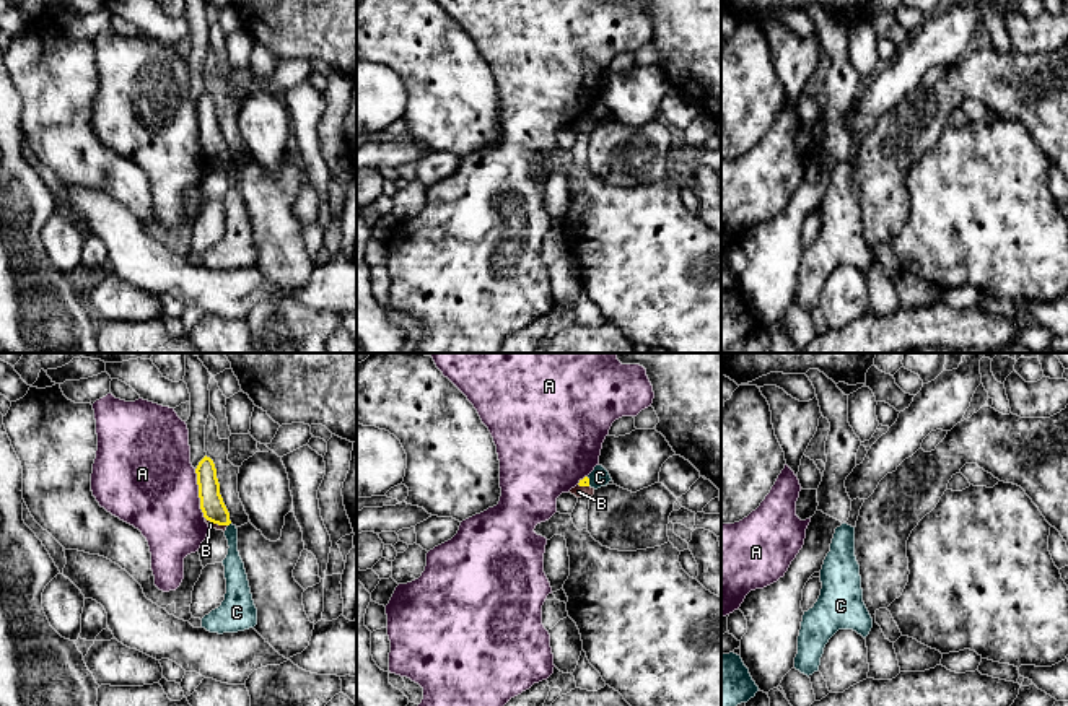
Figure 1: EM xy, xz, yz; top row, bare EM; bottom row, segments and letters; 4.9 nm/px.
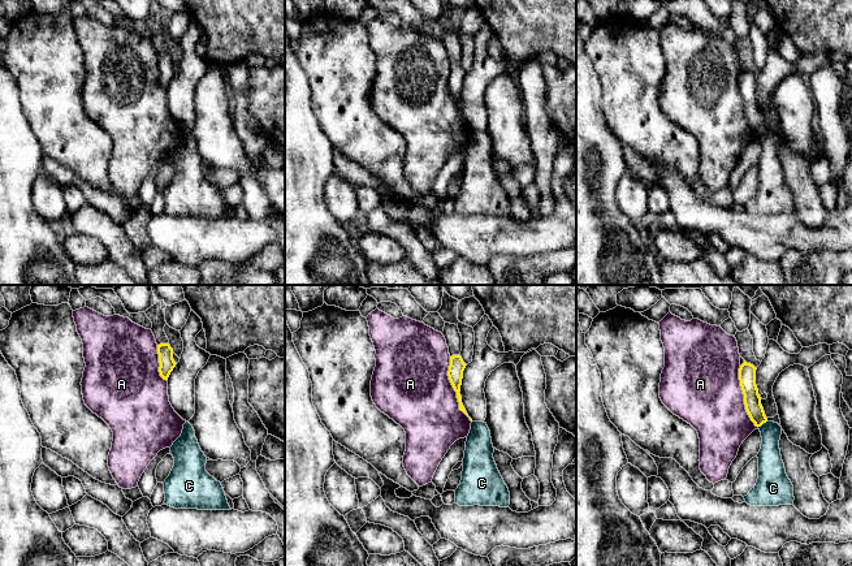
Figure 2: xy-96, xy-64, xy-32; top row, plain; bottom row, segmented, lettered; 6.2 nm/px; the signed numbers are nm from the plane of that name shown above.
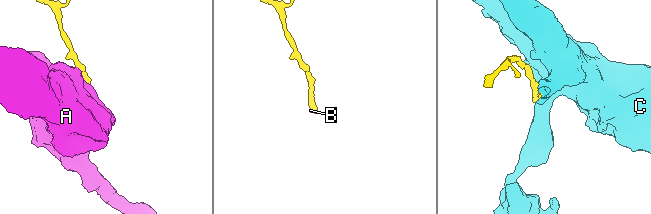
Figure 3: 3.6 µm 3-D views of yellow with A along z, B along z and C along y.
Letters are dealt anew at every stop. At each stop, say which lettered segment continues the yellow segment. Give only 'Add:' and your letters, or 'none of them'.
Add: B

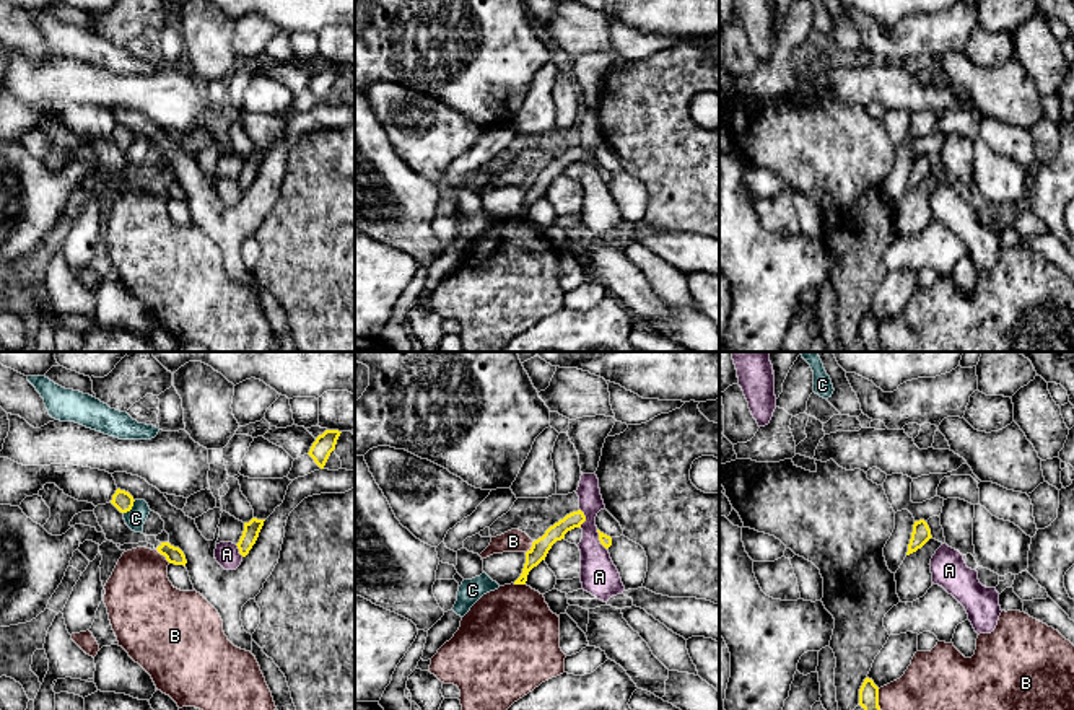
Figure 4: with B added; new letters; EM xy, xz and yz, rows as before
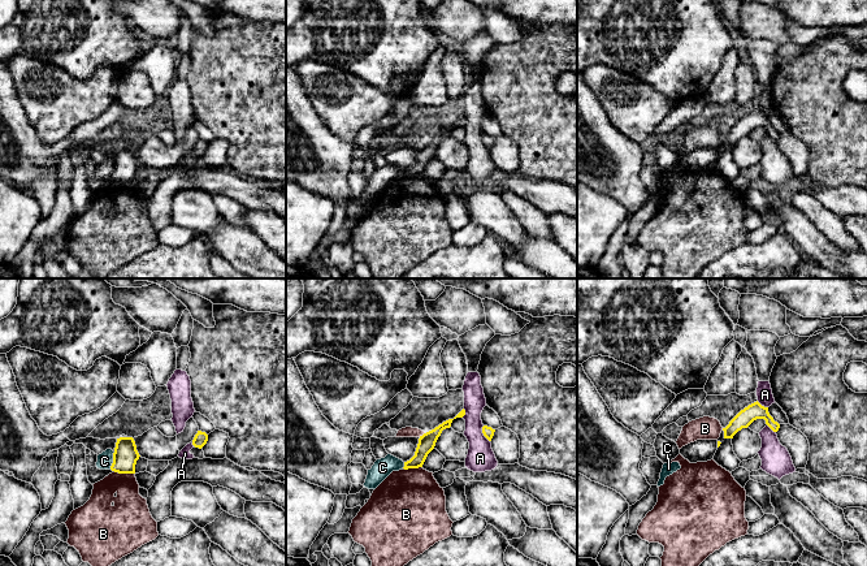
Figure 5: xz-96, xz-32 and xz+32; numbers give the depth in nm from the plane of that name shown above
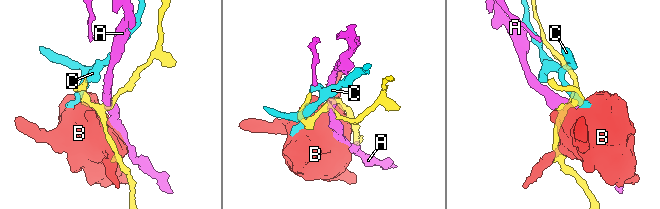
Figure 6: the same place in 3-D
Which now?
Add: none of them

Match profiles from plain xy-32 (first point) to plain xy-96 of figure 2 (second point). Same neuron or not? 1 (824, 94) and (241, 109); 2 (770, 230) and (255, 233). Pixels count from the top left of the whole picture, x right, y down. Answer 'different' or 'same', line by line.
1: same
2: same

